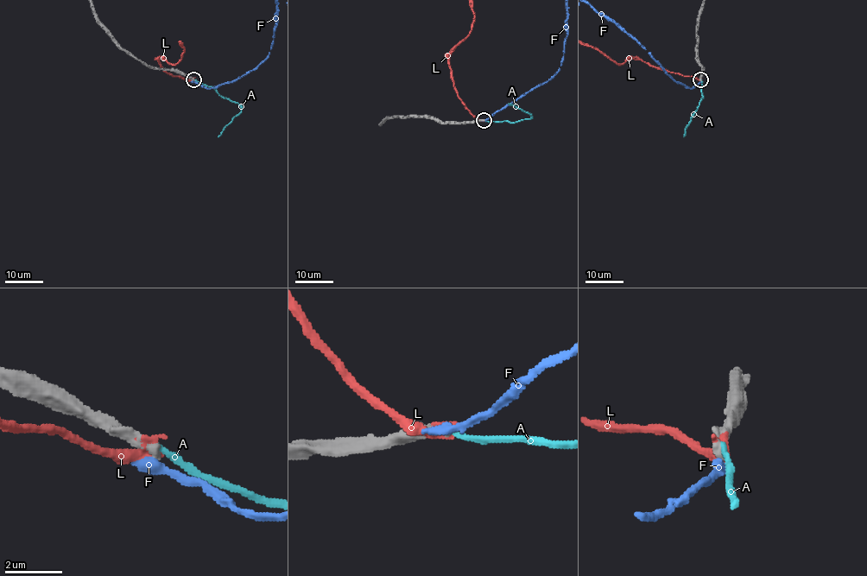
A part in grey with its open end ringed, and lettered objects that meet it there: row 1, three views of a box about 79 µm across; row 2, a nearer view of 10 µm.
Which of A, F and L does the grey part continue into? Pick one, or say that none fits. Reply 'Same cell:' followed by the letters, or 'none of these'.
Same cell: none of these

